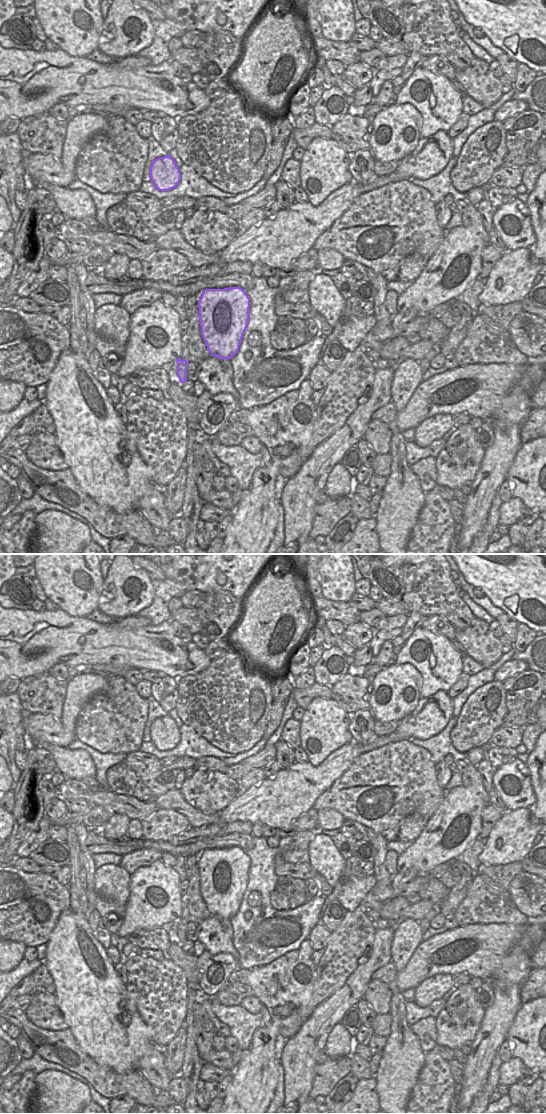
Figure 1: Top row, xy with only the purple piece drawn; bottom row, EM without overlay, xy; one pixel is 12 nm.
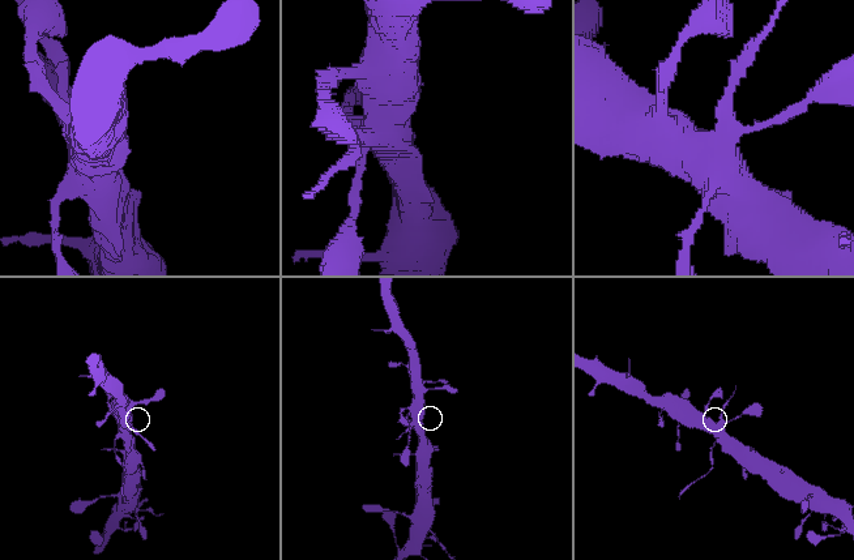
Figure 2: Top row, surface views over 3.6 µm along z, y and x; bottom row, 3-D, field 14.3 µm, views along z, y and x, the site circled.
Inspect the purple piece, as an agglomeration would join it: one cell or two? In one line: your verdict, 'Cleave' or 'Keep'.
Cleave.

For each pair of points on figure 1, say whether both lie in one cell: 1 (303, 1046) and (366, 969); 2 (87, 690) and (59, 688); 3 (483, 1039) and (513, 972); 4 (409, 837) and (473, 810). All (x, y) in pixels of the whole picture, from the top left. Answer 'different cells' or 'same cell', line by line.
1: same cell
2: different cells
3: same cell
4: different cells

